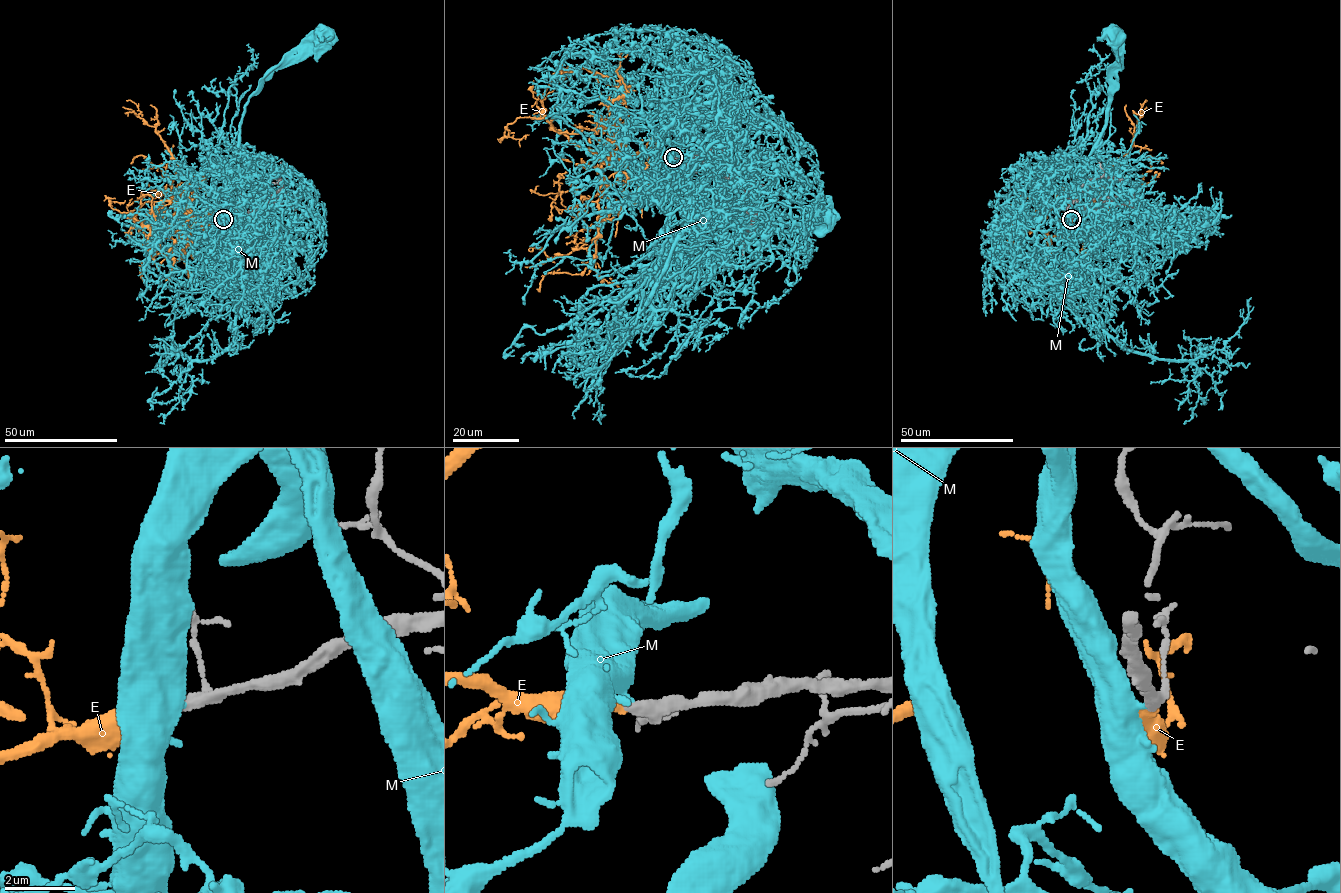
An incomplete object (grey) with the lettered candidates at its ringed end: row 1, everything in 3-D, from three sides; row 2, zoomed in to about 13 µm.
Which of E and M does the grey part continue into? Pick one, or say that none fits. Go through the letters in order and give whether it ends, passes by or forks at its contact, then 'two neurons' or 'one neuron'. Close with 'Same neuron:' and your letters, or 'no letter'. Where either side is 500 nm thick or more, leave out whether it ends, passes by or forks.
E: it ends | one neuron
M: two neurons
Same neuron: E

